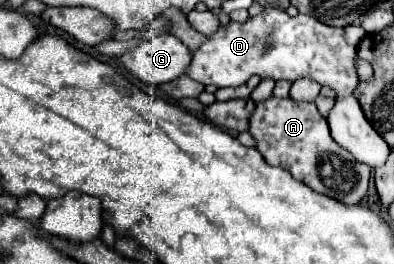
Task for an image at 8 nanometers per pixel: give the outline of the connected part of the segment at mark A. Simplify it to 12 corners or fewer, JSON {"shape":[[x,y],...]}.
{"shape":[[276,96],[250,118],[256,150],[348,206],[370,168],[332,140],[316,104]]}

